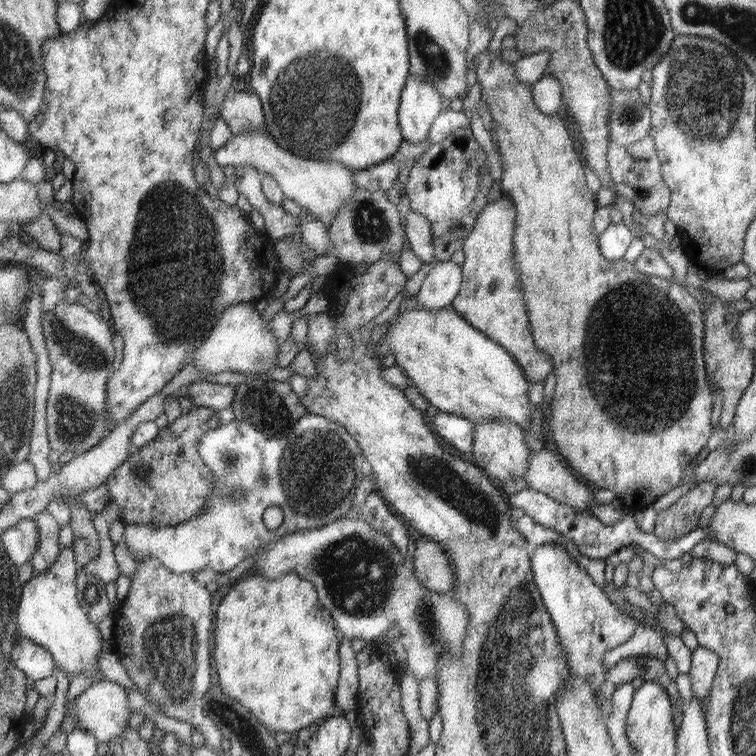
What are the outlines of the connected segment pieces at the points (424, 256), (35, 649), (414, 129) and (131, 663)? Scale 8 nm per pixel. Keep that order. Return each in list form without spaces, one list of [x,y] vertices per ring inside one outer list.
[[[409,210],[403,228],[414,254],[425,262],[434,260],[430,221],[426,220],[422,214]]]
[[[23,635],[18,638],[16,645],[12,646],[10,660],[14,661],[16,667],[30,680],[48,678],[56,672],[52,653]]]
[[[408,74],[399,105],[399,125],[408,142],[422,142],[436,116],[447,107],[443,95],[422,76]]]
[[[140,556],[135,558],[138,570],[132,574],[131,585],[126,598],[116,609],[114,619],[114,634],[110,638],[110,646],[120,662],[125,666],[128,676],[139,692],[147,700],[156,700],[164,715],[182,722],[188,722],[194,729],[198,729],[204,736],[205,746],[218,750],[223,748],[223,731],[216,726],[216,722],[206,716],[202,710],[202,698],[210,688],[212,682],[212,668],[210,668],[210,636],[212,626],[215,626],[214,612],[212,612],[212,594],[194,580],[192,573],[176,574],[164,567],[154,556]]]

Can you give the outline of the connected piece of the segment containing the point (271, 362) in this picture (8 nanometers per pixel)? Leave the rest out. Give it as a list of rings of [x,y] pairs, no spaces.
[[[252,303],[229,306],[216,322],[215,328],[208,336],[204,336],[202,342],[190,362],[206,376],[211,377],[211,374],[220,372],[266,374],[277,368],[280,349],[276,335],[271,332],[269,322],[264,321],[262,314]]]

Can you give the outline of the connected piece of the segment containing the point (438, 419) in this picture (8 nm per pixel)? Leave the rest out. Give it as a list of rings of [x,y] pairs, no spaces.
[[[440,411],[431,418],[435,432],[454,450],[472,452],[475,444],[475,424],[471,420]]]

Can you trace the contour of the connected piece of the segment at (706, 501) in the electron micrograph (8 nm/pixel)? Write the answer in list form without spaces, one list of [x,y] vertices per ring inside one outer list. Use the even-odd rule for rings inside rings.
[[[704,481],[694,488],[684,490],[683,495],[667,510],[657,512],[655,529],[658,538],[682,538],[692,532],[700,520],[700,514],[706,506],[712,504],[718,484]]]

